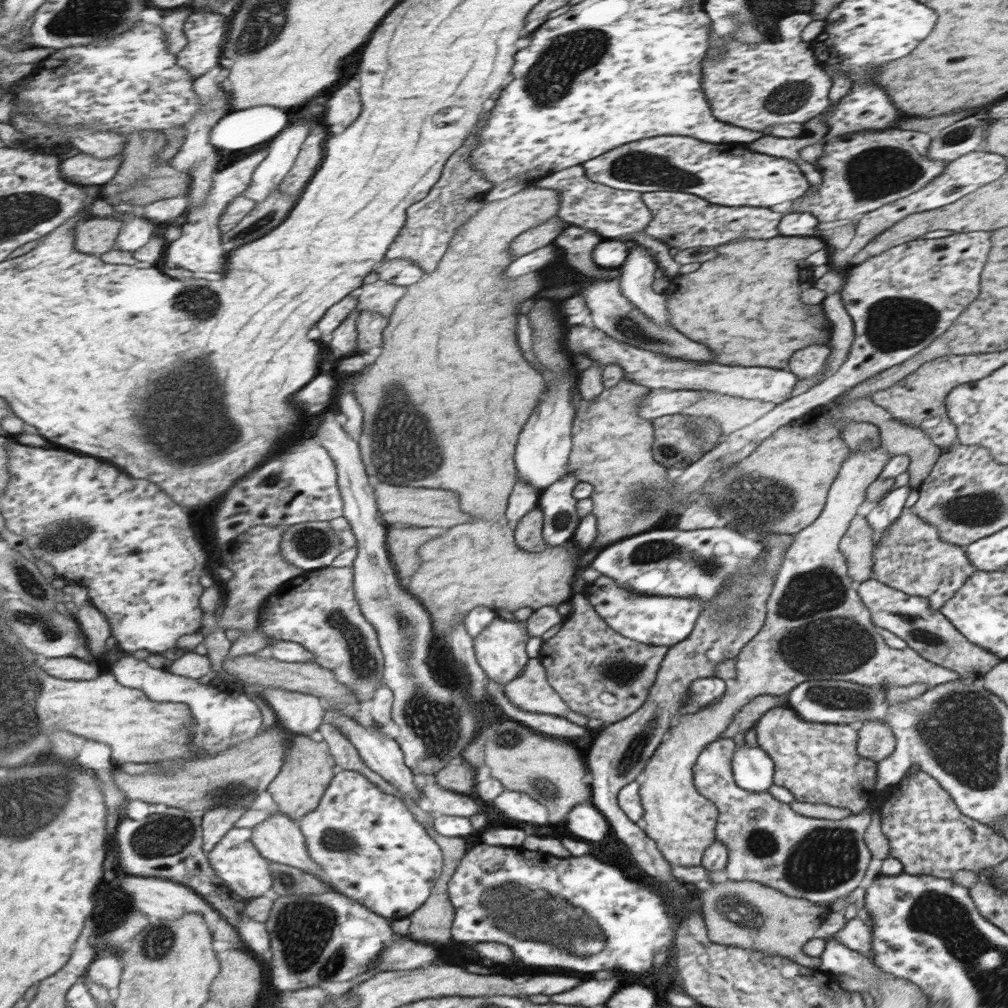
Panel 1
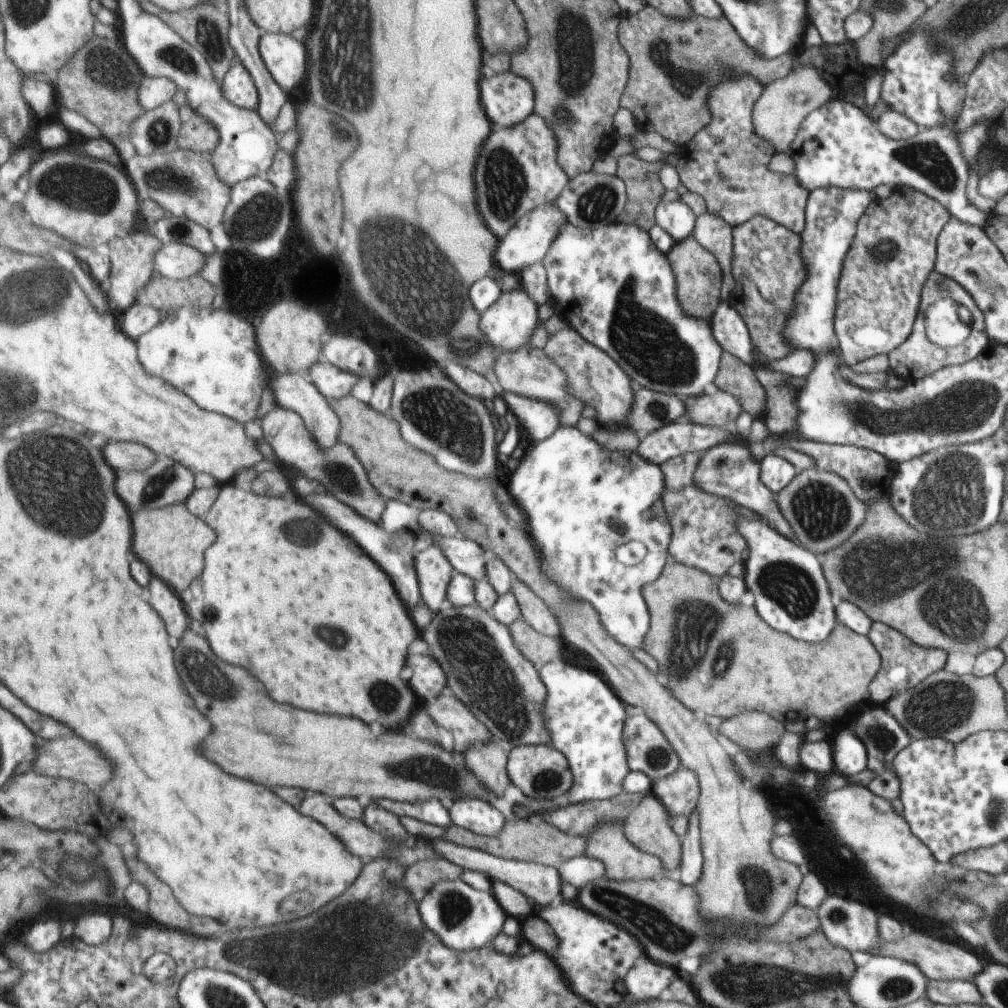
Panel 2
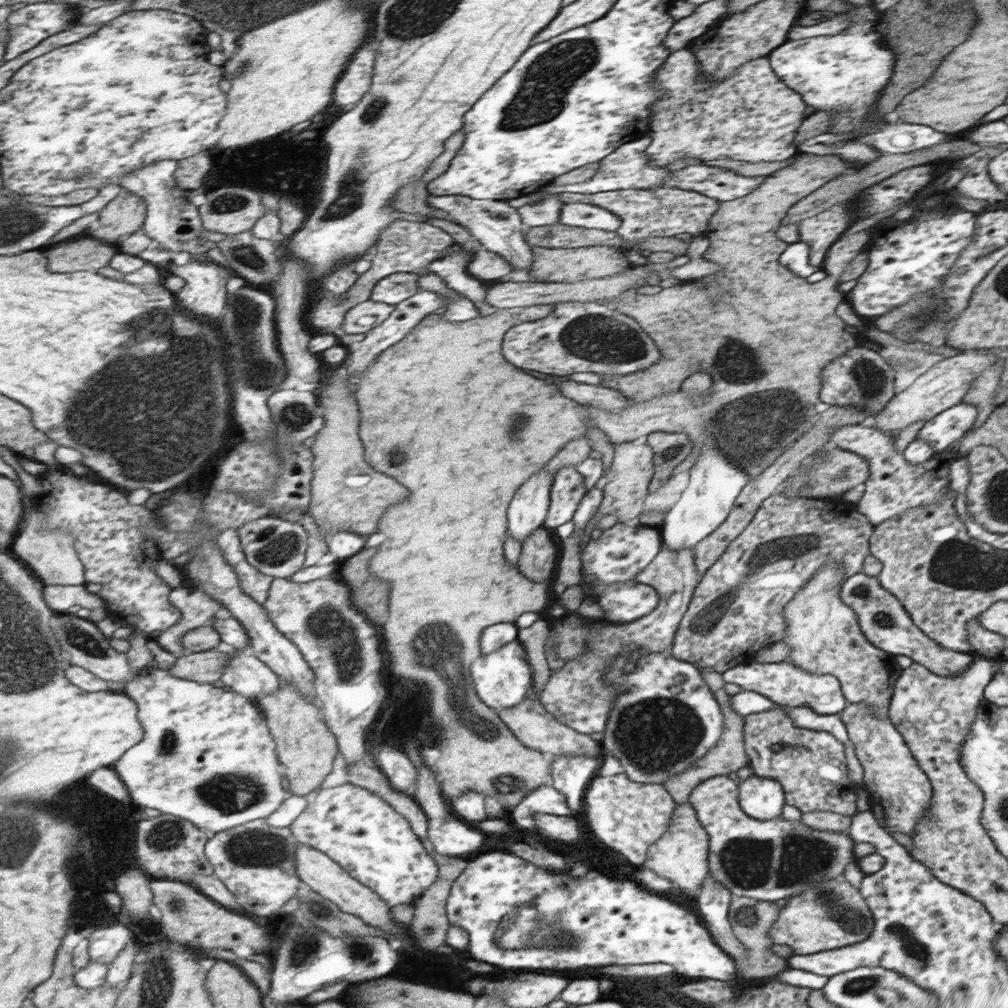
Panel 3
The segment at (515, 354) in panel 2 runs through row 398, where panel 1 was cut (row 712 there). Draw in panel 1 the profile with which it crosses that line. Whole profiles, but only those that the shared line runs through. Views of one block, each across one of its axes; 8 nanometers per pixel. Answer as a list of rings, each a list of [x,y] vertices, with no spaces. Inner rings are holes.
[[[538,657],[529,658],[521,676],[503,684],[503,690],[508,701],[521,710],[566,718],[586,727],[588,718],[572,711],[546,681],[546,672]]]

